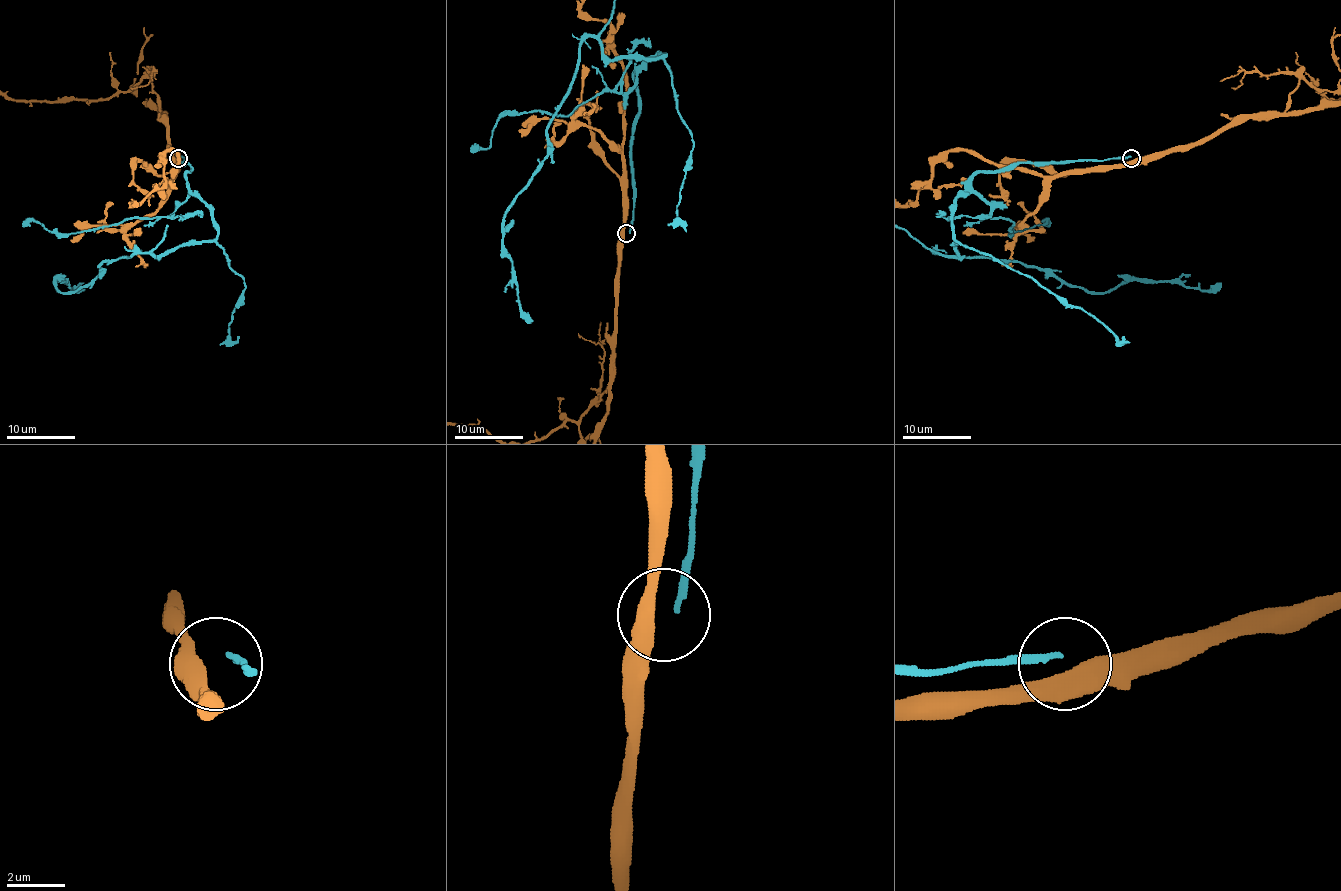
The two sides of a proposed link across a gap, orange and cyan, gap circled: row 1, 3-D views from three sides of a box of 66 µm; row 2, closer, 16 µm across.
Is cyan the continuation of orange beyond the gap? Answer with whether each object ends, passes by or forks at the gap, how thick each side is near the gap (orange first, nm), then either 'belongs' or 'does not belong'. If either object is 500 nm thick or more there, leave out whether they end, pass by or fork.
550 nm thick on the orange side, 180 nm on the other; does not belong

